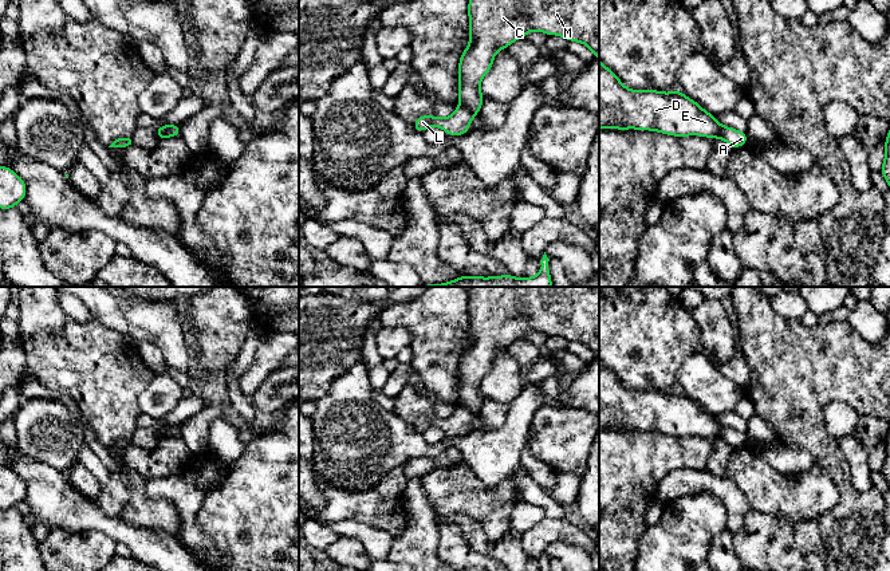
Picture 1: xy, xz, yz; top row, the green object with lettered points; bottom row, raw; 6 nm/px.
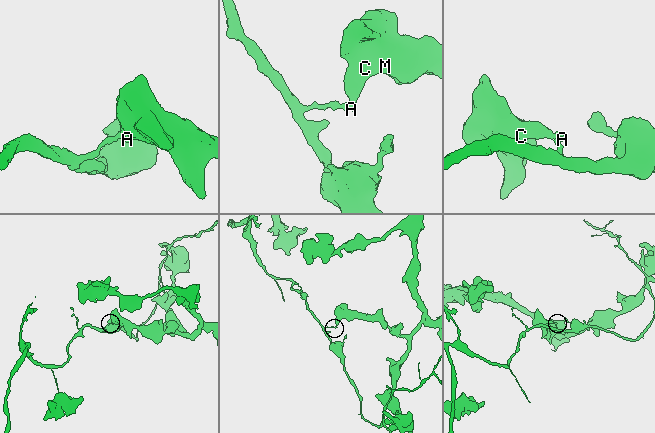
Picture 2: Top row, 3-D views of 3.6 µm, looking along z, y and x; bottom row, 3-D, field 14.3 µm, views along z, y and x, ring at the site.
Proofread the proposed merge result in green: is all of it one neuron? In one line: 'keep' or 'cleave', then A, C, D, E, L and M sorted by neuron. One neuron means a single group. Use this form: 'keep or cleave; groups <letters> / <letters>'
cleave; groups A L / C D E M

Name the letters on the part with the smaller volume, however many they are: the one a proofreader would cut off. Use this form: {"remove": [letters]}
{"remove": ["A", "L"]}

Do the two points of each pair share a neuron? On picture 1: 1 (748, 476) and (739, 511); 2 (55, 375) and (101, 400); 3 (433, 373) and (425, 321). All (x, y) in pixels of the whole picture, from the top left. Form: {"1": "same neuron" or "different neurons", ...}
{"1": "different neurons", "2": "same neuron", "3": "same neuron"}

